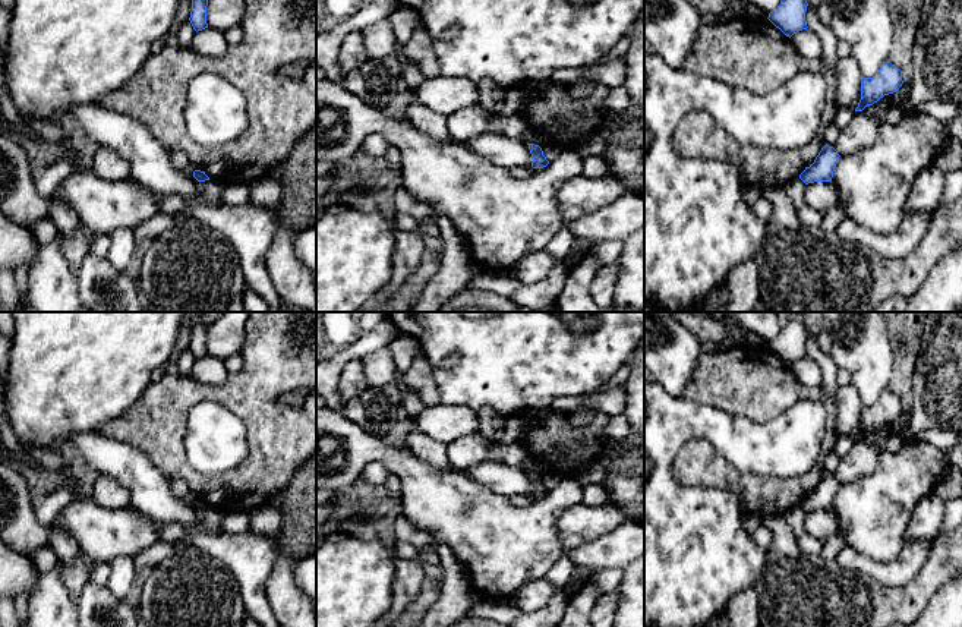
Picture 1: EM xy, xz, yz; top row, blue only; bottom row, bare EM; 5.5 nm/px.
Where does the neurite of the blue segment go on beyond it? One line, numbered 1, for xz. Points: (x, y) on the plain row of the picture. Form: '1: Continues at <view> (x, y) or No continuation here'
1: No continuation here

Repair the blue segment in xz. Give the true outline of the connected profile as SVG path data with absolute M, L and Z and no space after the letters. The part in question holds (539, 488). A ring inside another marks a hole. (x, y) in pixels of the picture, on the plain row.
M527 472L527 473L529 473L530 482L533 485L532 495L533 497L543 497L543 495L546 495L549 492L549 489L543 483L542 476L539 473L534 473L534 472Z

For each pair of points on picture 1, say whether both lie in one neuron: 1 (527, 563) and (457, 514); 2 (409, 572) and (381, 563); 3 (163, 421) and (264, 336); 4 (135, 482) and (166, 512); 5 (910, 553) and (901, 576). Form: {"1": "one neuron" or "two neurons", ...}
{"1": "one neuron", "2": "two neurons", "3": "one neuron", "4": "one neuron", "5": "one neuron"}

